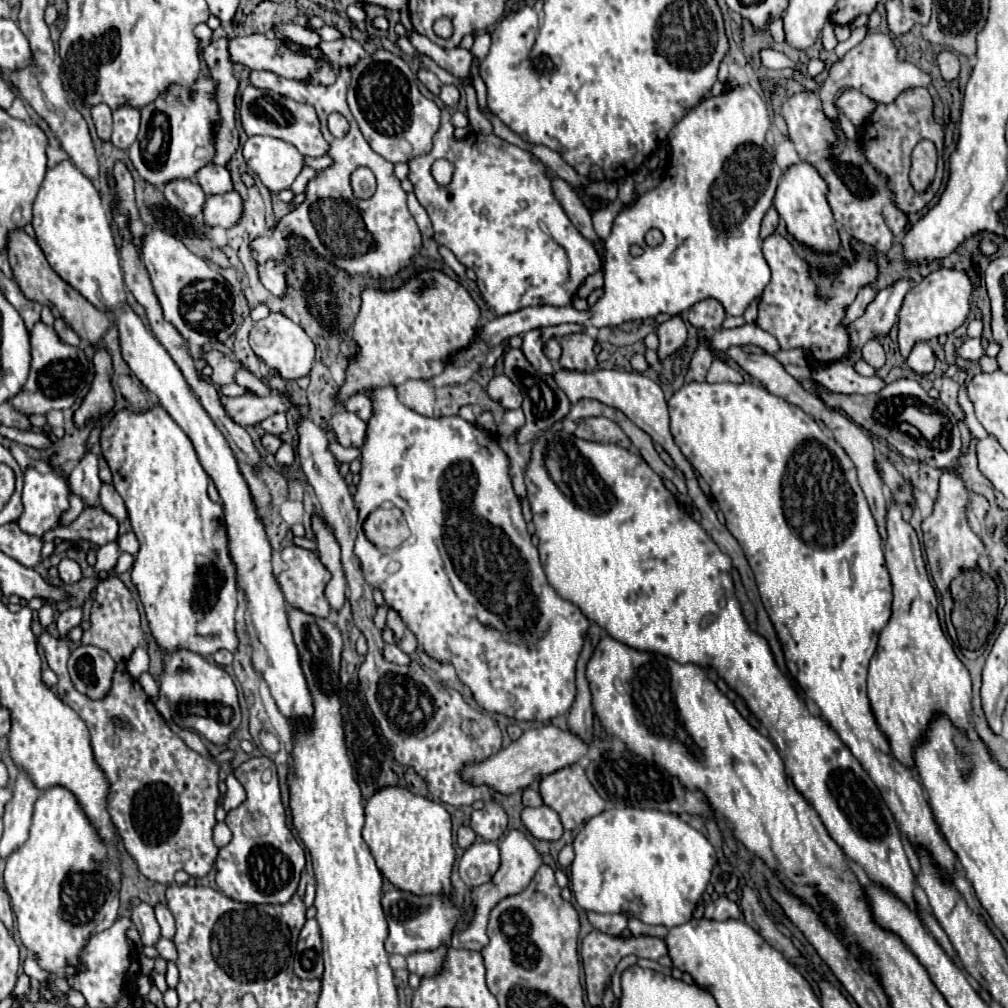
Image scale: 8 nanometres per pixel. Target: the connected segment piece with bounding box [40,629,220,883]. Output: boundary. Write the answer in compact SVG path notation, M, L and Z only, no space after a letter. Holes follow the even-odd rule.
M42 629L40 645L44 647L44 655L46 655L50 669L58 675L60 699L82 717L82 721L86 723L86 727L90 731L96 763L100 765L100 769L106 773L106 777L110 781L108 803L110 803L112 821L118 827L118 833L122 837L126 851L138 863L140 873L156 883L174 883L174 873L178 869L184 869L192 877L204 877L212 869L214 859L218 855L218 847L212 841L212 829L216 825L214 811L216 811L216 803L220 797L220 793L218 793L218 765L212 759L206 759L206 757L198 755L196 751L192 751L174 731L170 731L170 727L166 725L162 715L156 711L154 703L144 693L142 685L126 669L114 673L114 683L112 683L108 697L104 697L100 701L92 701L92 699L84 697L82 693L78 693L68 677L68 669L66 669L66 661L70 655L68 643L64 639L52 637L46 629ZM114 717L122 721L120 727L114 725ZM180 849L188 849L190 859L188 861L170 861L170 855Z

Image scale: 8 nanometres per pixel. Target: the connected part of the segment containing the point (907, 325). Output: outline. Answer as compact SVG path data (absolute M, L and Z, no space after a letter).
M938 269L914 285L898 311L898 349L902 357L908 357L912 347L922 341L936 339L938 335L948 335L958 329L970 313L970 289L972 281L966 271L958 269Z

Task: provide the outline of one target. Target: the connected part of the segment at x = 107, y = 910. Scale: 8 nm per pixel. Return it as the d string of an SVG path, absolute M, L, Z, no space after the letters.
M52 787L38 797L38 801L34 803L28 841L6 859L4 889L10 895L10 905L16 915L18 933L24 947L36 957L36 963L50 975L46 983L40 983L40 997L44 1001L58 1001L52 991L52 981L58 977L66 981L76 977L82 971L80 951L86 947L88 939L96 931L102 931L102 925L110 925L112 921L116 921L122 875L120 871L116 871L114 863L116 859L110 847L102 843L102 839L96 835L94 827L90 825L88 817L84 815L76 797L70 791L64 791L64 787Z

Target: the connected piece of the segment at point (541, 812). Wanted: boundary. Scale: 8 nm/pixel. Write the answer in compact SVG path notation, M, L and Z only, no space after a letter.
M540 805L540 807L526 807L520 815L526 831L542 841L556 841L562 835L562 823L560 817L554 809L550 809L548 805Z

